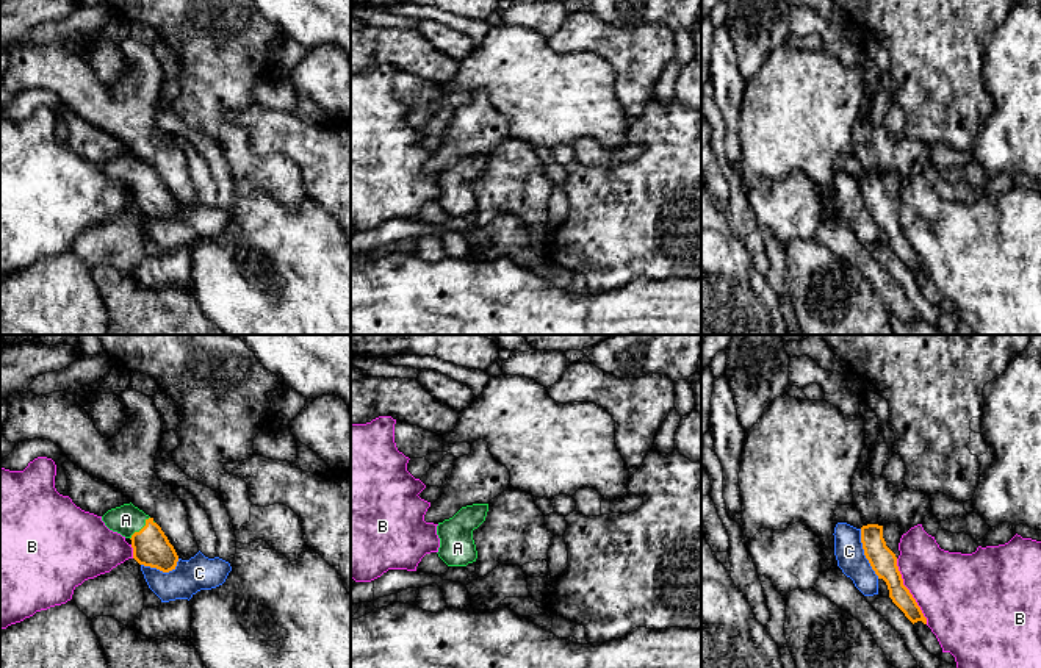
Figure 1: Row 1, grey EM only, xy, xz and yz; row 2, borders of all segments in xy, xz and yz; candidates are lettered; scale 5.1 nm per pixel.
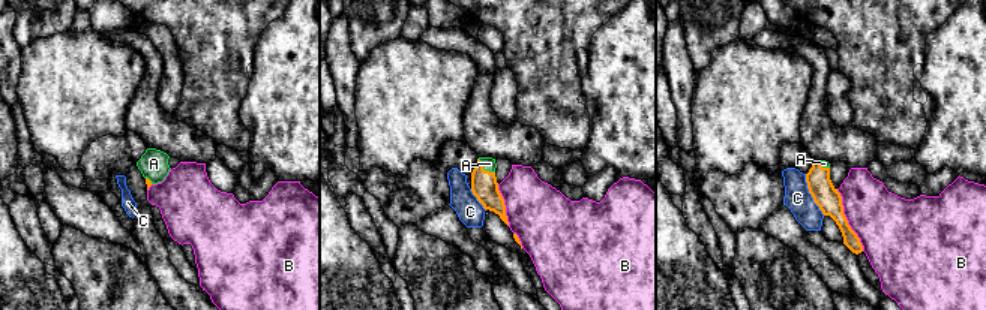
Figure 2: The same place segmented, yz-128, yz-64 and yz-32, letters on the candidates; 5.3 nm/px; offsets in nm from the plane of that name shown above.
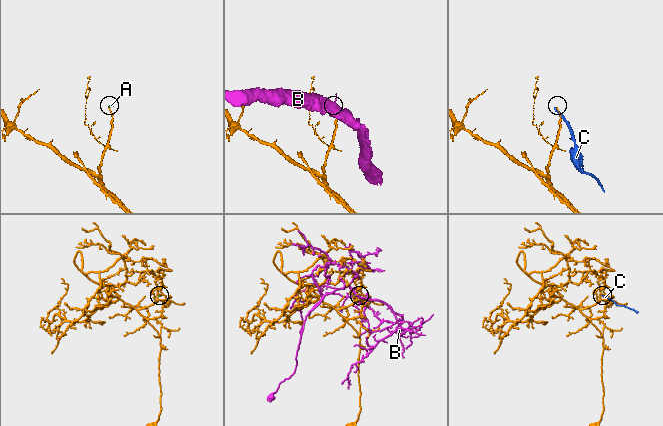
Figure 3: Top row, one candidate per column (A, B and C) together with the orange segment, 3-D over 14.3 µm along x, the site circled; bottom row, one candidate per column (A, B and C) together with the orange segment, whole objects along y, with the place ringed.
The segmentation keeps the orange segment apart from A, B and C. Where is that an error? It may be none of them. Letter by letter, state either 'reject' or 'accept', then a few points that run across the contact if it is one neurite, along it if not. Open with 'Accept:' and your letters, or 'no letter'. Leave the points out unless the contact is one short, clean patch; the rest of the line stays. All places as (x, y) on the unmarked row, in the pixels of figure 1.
Accept: A
A: accept; line xy (151, 196), (141, 179), (126, 169)
B: reject
C: reject

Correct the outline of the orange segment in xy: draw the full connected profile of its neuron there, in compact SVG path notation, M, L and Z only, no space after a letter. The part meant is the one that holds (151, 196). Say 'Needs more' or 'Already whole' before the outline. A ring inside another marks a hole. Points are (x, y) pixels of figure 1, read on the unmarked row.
Needs more. M131 152L108 160L105 175L131 189L133 208L163 222L175 219L178 205L161 177Z

